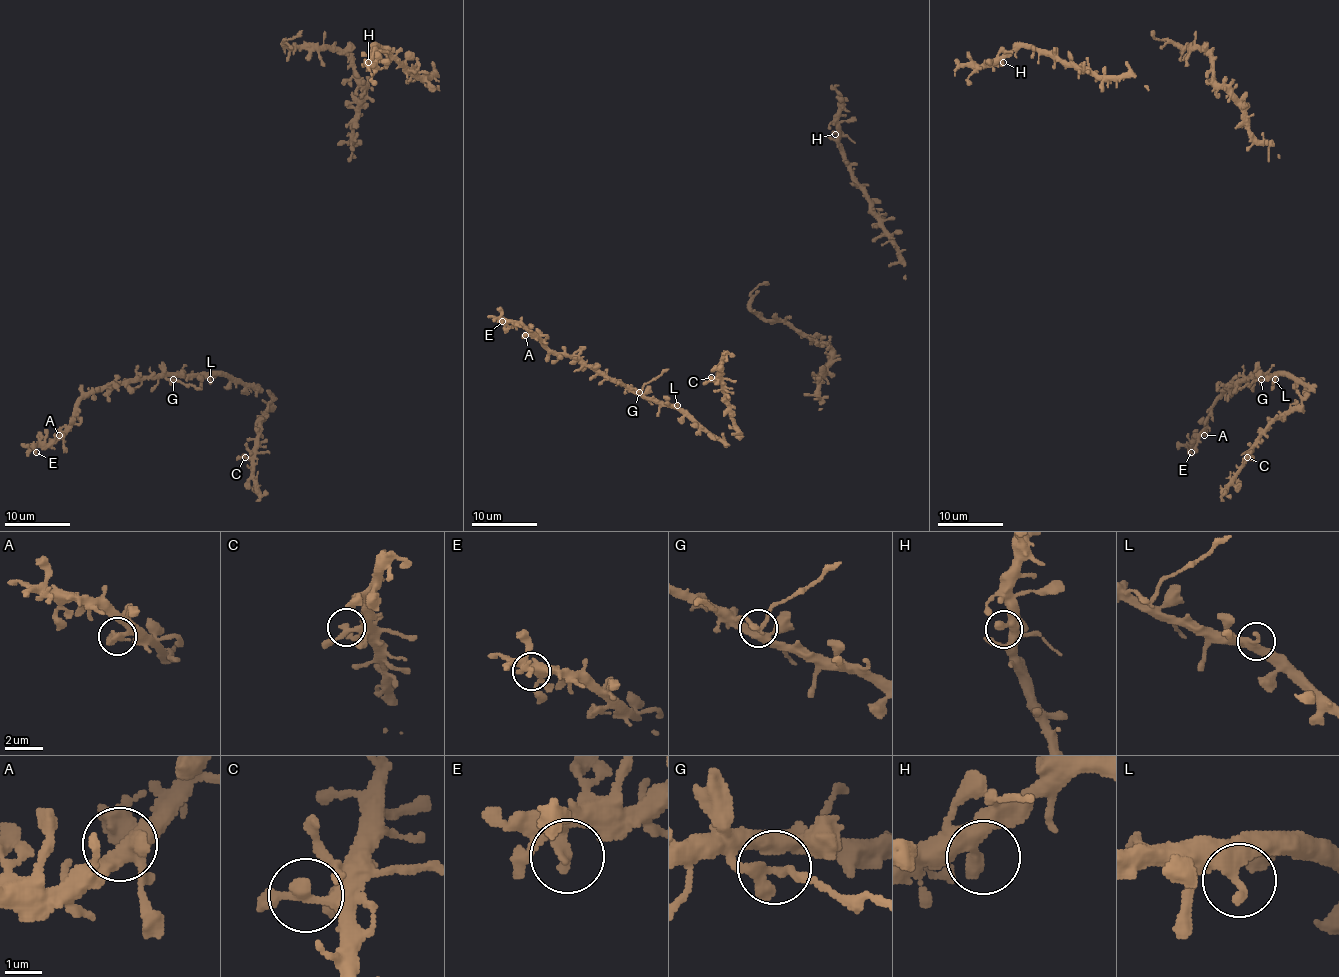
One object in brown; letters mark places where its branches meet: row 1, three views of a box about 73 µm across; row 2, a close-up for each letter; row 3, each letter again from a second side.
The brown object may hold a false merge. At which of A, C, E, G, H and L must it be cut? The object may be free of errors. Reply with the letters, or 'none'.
G

